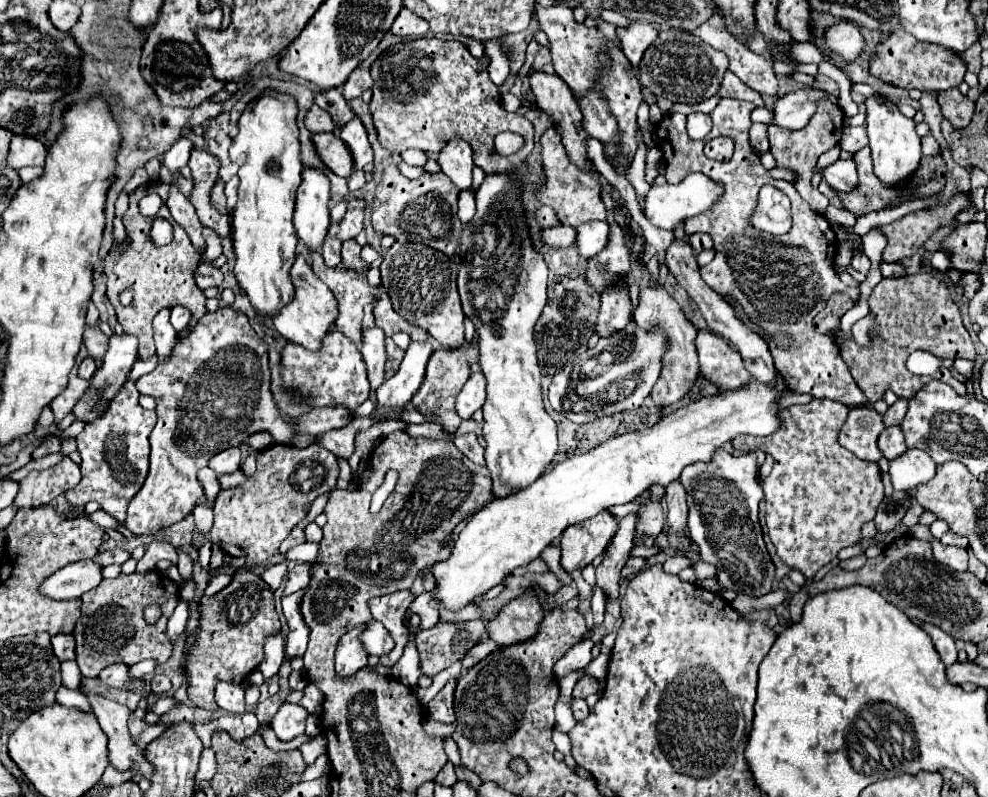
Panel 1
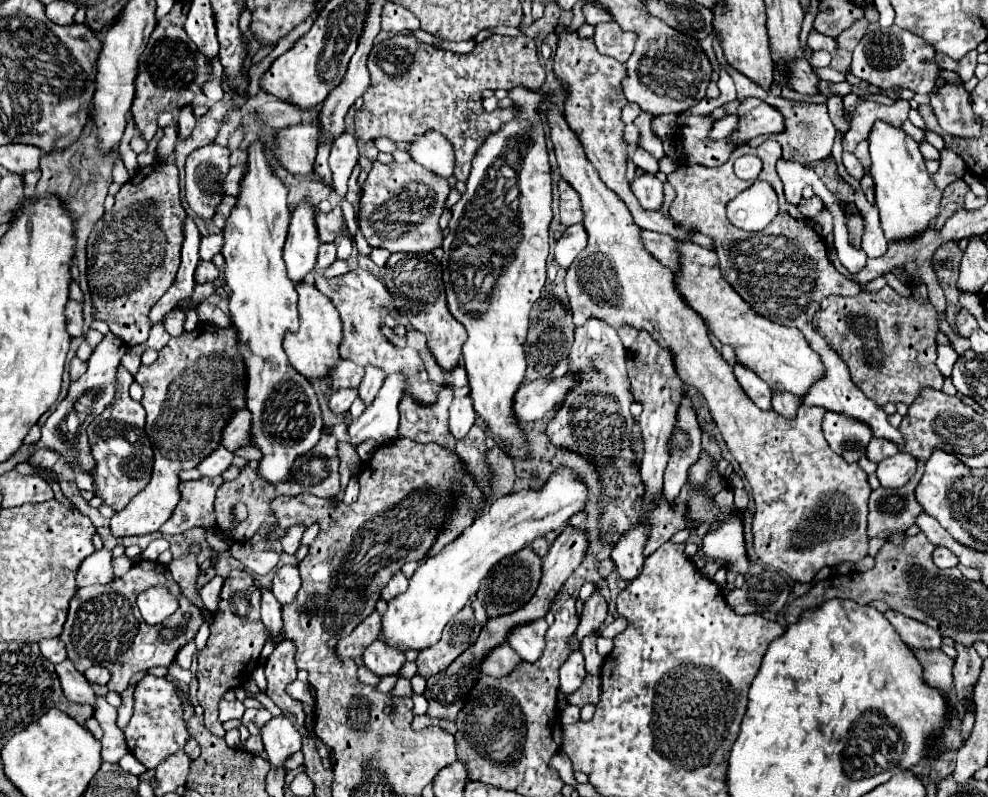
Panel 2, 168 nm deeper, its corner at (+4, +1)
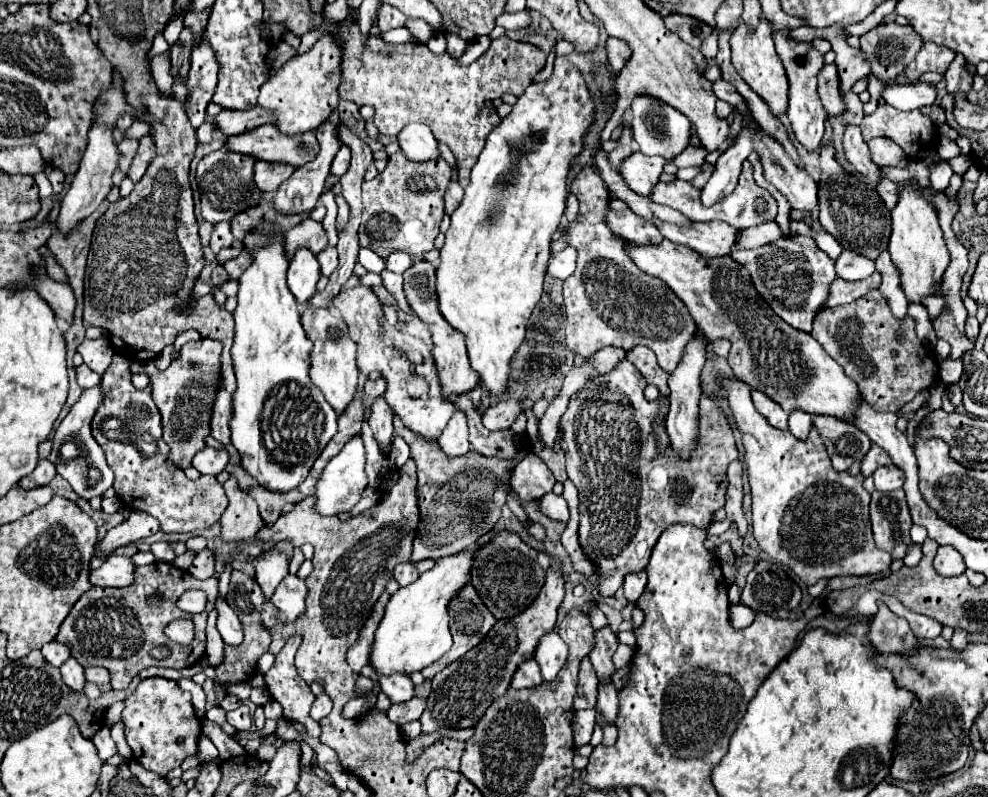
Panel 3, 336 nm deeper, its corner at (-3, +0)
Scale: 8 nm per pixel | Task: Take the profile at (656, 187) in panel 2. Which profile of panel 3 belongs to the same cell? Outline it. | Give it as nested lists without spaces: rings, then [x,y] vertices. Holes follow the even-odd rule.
[[[636,151],[622,161],[622,167],[618,169],[618,173],[624,177],[624,183],[634,193],[648,195],[648,191],[652,191],[652,185],[658,183],[662,165],[664,165],[664,159],[648,157],[644,153]]]

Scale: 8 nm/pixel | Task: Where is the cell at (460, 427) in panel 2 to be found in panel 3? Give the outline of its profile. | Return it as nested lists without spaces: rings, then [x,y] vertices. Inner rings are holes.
[[[456,411],[450,419],[450,423],[446,425],[446,429],[442,431],[440,439],[438,439],[440,449],[448,455],[448,457],[458,457],[458,455],[466,455],[470,451],[470,443],[468,443],[468,423],[466,423],[466,415],[462,411]]]

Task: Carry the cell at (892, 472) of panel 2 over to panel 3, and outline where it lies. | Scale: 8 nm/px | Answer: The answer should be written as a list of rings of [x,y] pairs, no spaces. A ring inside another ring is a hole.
[[[894,465],[876,469],[872,473],[872,477],[874,477],[876,491],[894,491],[894,489],[900,489],[904,485],[904,473]]]

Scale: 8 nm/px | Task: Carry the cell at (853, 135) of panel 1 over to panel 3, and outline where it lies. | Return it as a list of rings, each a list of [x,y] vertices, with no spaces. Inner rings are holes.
[[[878,105],[878,109],[872,115],[864,117],[860,129],[862,129],[864,141],[870,141],[874,137],[888,137],[888,139],[892,139],[894,143],[898,143],[902,147],[906,157],[926,159],[926,157],[934,157],[936,155],[936,139],[938,139],[936,125],[932,123],[932,119],[928,115],[922,115],[918,109],[914,109],[914,111],[898,111],[898,109],[890,107],[890,105]],[[922,133],[928,133],[932,137],[924,137]]]

